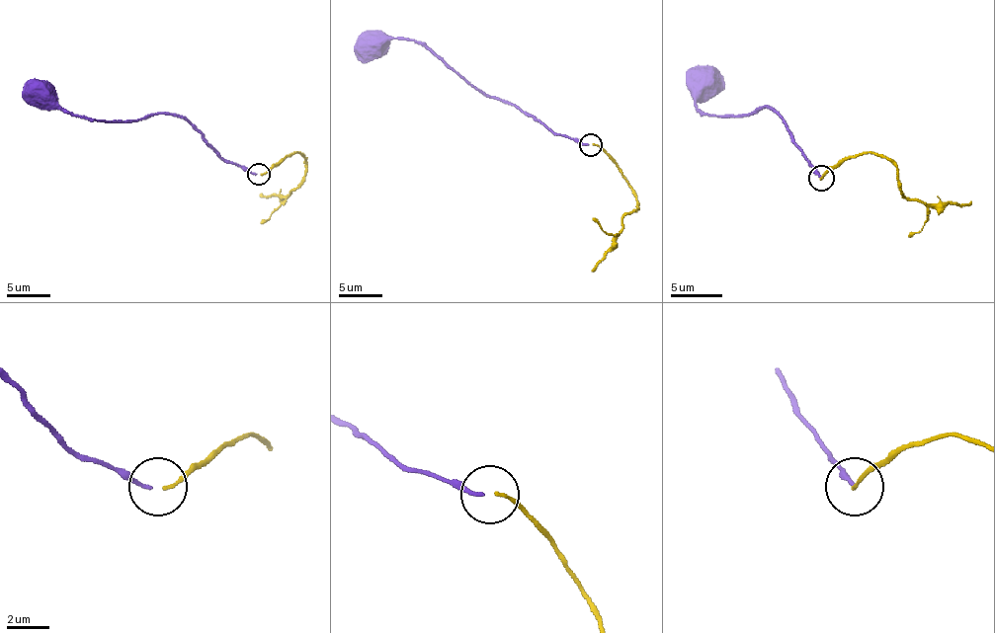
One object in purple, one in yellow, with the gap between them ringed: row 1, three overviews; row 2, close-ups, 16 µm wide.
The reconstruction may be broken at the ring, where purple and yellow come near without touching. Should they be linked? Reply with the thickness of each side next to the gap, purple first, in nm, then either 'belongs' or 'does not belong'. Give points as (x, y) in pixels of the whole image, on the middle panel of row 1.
160/150 nm | belongs

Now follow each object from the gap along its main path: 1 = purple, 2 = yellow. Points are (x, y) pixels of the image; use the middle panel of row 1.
1: (588, 144), (557, 135), (511, 103), (484, 96), (425, 47), (399, 39), (381, 39), (376, 43)
2: (592, 144), (599, 146), (619, 168), (638, 207), (622, 216), (622, 230), (592, 272)

